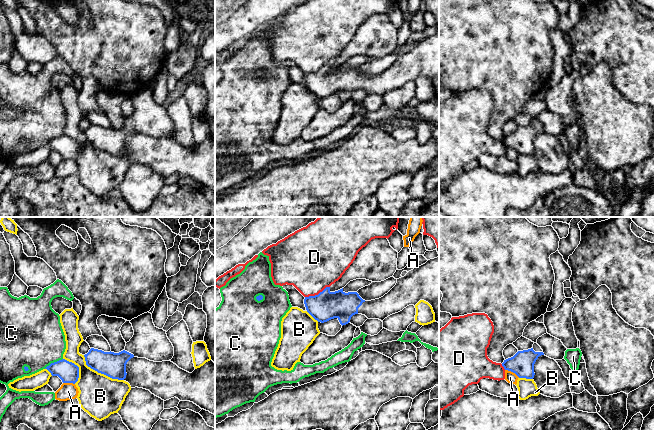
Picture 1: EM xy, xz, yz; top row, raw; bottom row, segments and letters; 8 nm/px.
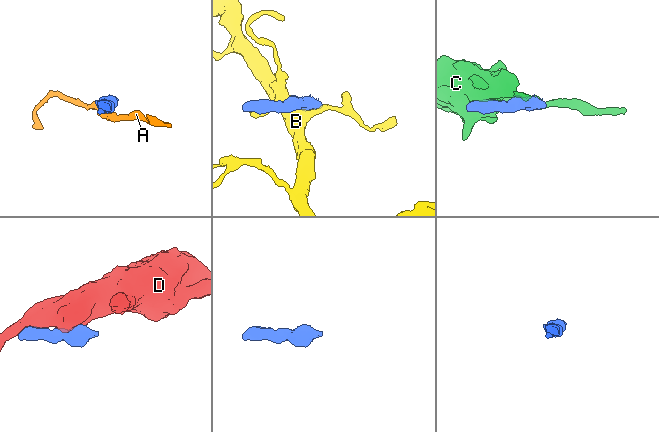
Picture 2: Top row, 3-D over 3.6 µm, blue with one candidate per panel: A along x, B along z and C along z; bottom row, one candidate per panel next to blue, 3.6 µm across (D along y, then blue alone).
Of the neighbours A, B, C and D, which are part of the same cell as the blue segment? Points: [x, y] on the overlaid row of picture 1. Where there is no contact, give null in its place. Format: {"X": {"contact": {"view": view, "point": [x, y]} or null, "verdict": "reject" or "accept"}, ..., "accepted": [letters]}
{"A": {"contact": {"view": "yz", "point": [512, 371]}, "verdict": "reject"}, "B": {"contact": {"view": "xy", "point": [100, 372]}, "verdict": "reject"}, "C": {"contact": {"view": "xy", "point": [54, 362]}, "verdict": "reject"}, "D": {"contact": {"view": "xz", "point": [318, 294]}, "verdict": "reject"}, "accepted": []}

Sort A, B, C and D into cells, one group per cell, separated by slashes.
A / B / C / D

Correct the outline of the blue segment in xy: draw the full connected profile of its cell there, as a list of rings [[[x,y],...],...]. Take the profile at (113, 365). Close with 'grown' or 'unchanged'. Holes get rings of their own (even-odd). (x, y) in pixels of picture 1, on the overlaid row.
[[[147,312],[130,321],[134,335],[119,353],[104,352],[91,348],[84,355],[86,365],[112,379],[126,378],[126,364],[133,358],[146,358],[154,362],[169,361],[174,356],[174,347],[166,331],[157,328],[152,314]]]; grown

